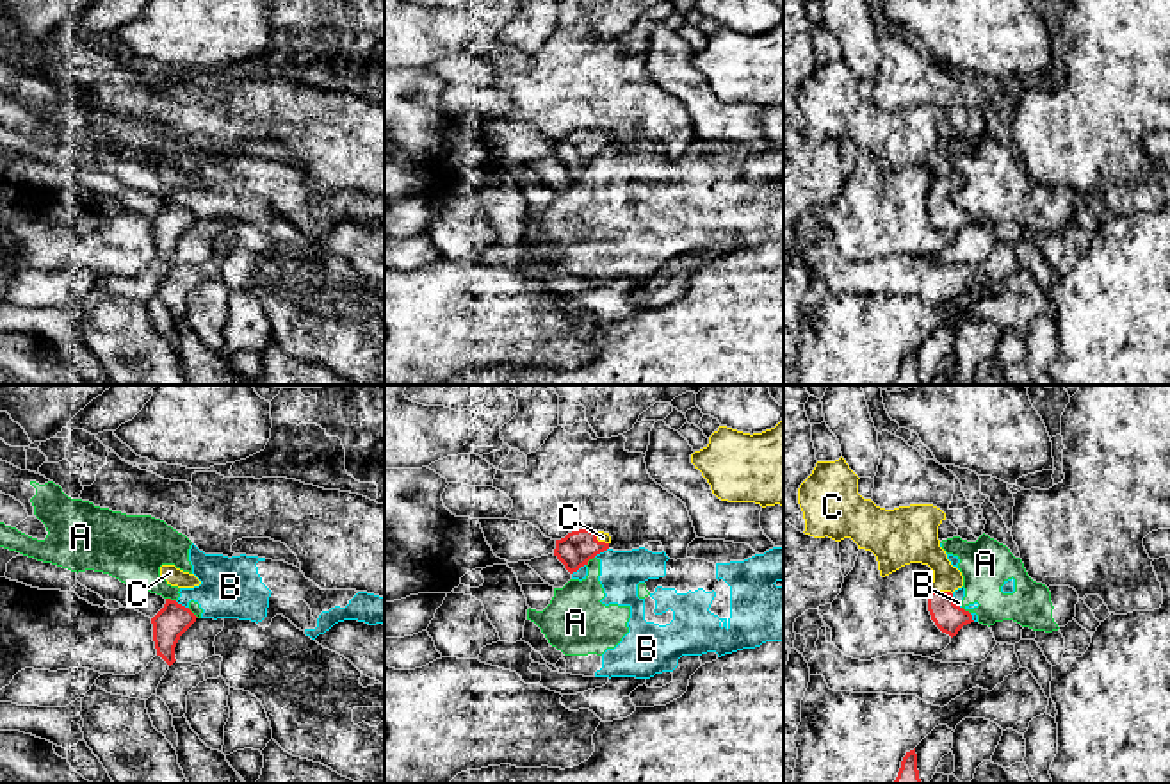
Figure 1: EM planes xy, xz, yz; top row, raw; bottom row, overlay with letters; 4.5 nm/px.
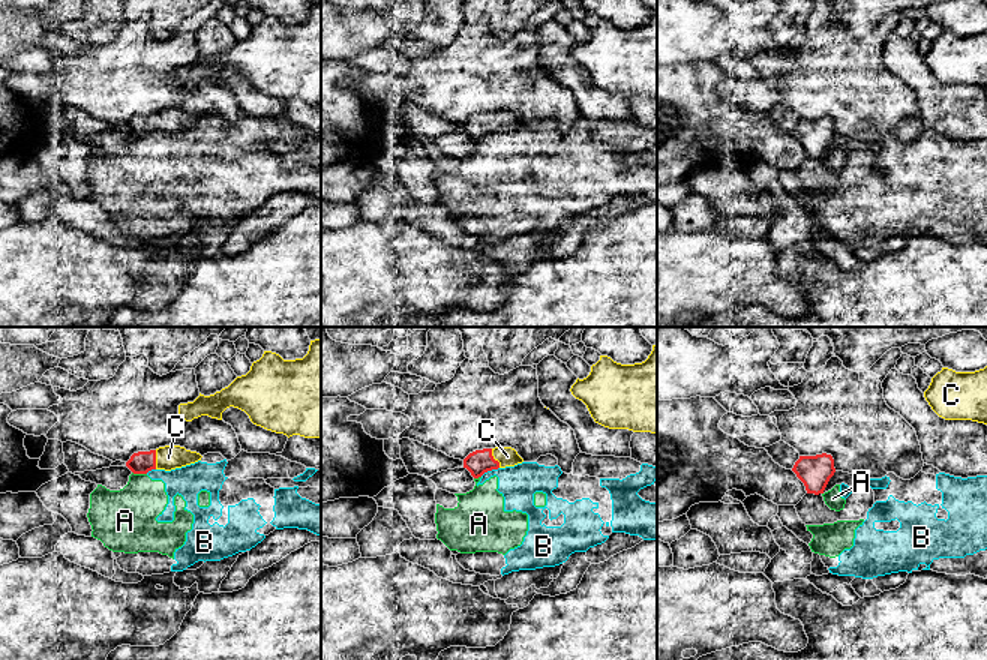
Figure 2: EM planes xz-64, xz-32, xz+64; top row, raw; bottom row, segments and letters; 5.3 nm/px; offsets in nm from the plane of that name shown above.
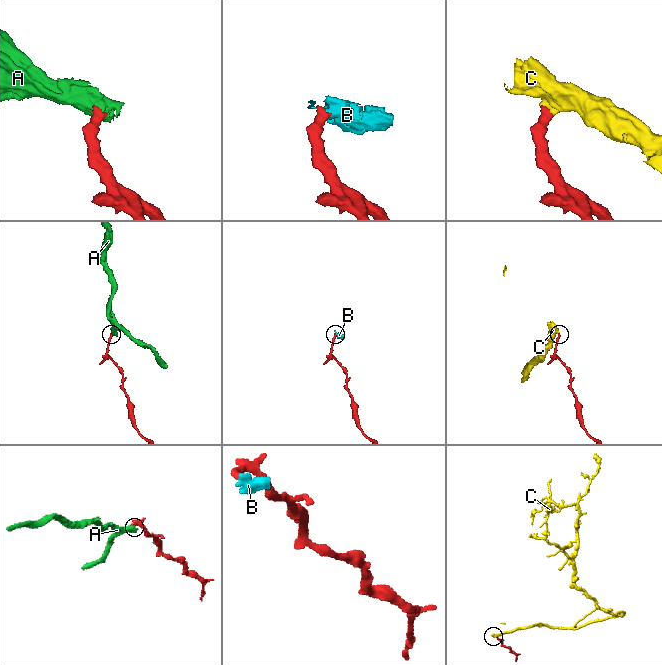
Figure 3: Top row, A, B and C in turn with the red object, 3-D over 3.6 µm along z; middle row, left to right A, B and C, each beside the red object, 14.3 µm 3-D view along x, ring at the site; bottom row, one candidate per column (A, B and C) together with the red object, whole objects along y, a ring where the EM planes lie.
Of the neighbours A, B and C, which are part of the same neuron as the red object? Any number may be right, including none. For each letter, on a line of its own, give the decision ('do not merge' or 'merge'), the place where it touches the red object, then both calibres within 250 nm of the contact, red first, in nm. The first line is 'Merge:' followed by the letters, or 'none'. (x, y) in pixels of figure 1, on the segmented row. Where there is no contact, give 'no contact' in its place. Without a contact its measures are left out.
Merge: C
A: do not merge; meets red in xy at (170, 599); 150 nm thick on the red side, 260 nm on the other
B: do not merge; meets red in xz at (601, 551); 160 nm thick on the red side, 190 nm on the other
C: merge; meets red in yz at (942, 592); 140 nm thick on the red side, 180 nm on the other

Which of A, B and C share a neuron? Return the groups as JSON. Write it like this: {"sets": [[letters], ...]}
{"sets": [["A", "B"], ["C"]]}

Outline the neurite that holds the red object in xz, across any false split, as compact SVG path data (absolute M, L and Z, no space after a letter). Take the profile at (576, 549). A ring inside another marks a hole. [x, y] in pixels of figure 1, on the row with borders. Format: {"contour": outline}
{"contour": "M577 529L556 540L554 556L573 574L597 554L609 549L611 536L604 531Z"}

